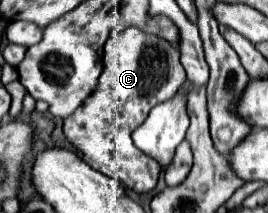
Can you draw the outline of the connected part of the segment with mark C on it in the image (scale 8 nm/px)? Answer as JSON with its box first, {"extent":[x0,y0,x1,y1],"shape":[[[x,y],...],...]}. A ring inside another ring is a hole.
{"extent":[64,28,186,192],"shape":[[[124,28],[120,32],[112,30],[103,53],[103,70],[96,92],[64,120],[64,135],[94,170],[120,180],[134,192],[150,192],[162,168],[152,156],[134,146],[130,134],[146,120],[148,112],[160,104],[160,100],[168,100],[186,80],[180,52],[156,34],[148,34],[140,28]]]}

